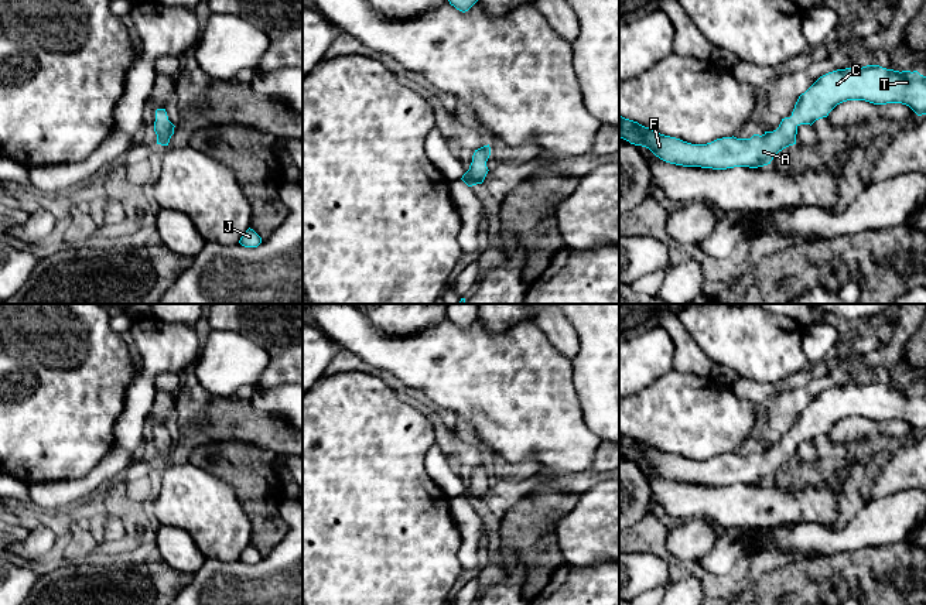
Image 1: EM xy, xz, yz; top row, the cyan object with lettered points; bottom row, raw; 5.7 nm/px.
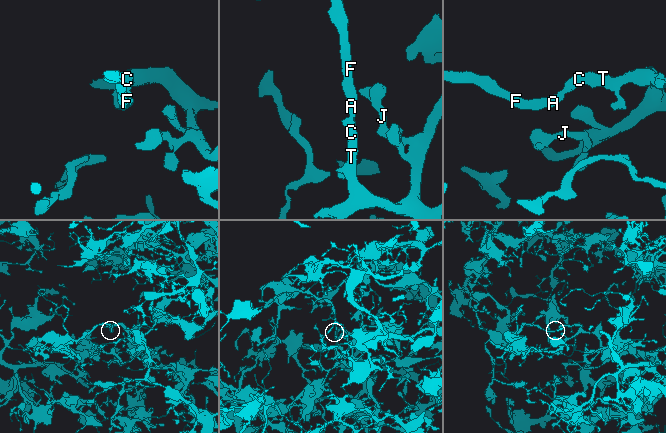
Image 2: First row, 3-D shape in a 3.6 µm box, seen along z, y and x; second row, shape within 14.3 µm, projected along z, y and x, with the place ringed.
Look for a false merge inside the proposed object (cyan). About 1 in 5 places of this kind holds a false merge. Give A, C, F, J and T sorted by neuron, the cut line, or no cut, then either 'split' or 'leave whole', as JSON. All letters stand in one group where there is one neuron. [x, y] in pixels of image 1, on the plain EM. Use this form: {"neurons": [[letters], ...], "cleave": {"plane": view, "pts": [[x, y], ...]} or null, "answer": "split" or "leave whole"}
{"neurons": [["A", "C", "F", "J", "T"]], "cleave": null, "answer": "leave whole"}

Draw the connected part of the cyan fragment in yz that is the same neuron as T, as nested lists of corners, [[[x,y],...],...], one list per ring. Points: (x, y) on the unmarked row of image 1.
[[[879,382],[845,384],[820,393],[795,421],[790,434],[773,448],[751,455],[722,454],[707,461],[691,461],[660,451],[619,433],[619,454],[649,465],[660,476],[713,486],[758,485],[770,481],[783,465],[796,461],[797,444],[827,434],[840,420],[865,417],[874,421],[902,420],[918,433],[926,431],[926,393],[918,387],[893,387]]]

